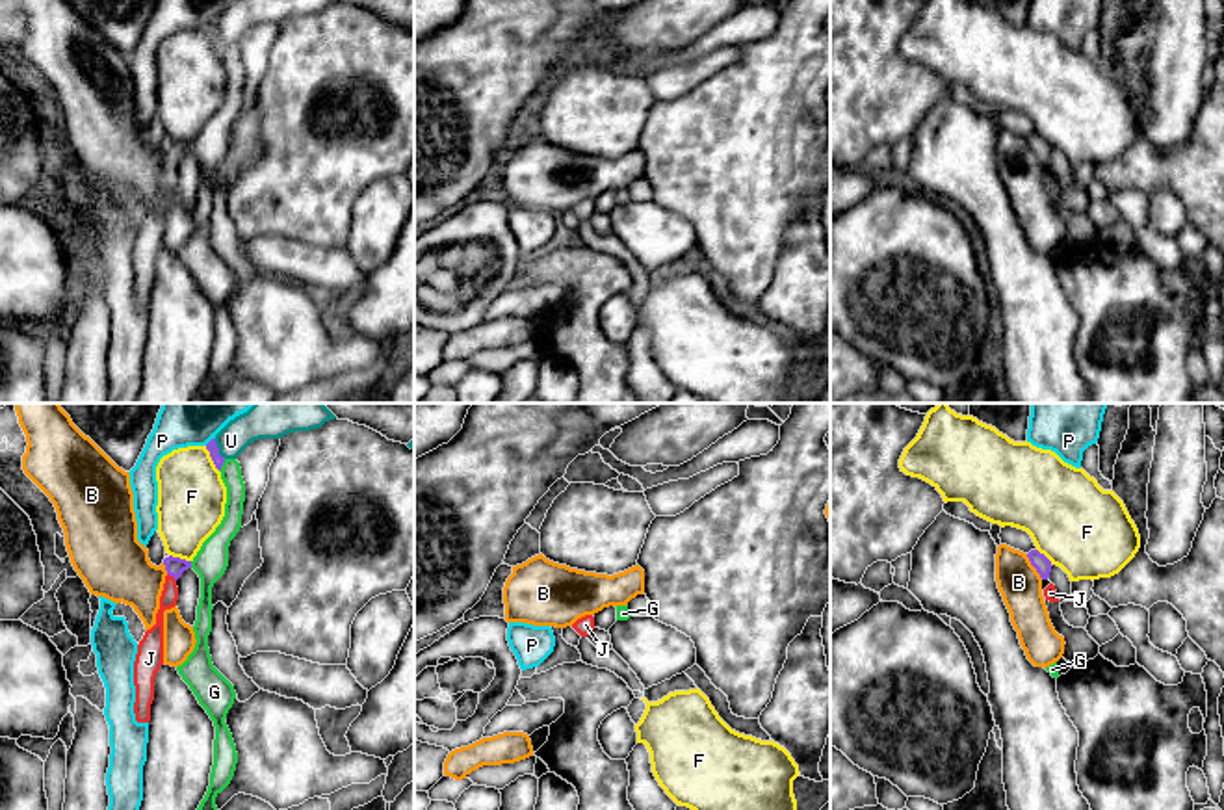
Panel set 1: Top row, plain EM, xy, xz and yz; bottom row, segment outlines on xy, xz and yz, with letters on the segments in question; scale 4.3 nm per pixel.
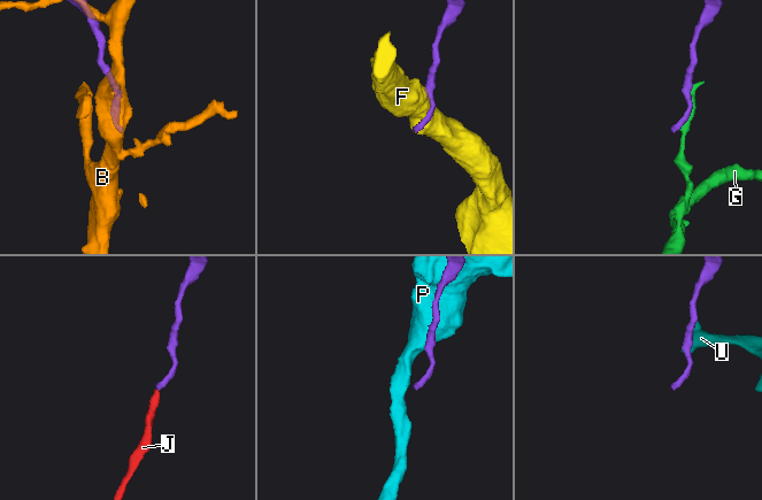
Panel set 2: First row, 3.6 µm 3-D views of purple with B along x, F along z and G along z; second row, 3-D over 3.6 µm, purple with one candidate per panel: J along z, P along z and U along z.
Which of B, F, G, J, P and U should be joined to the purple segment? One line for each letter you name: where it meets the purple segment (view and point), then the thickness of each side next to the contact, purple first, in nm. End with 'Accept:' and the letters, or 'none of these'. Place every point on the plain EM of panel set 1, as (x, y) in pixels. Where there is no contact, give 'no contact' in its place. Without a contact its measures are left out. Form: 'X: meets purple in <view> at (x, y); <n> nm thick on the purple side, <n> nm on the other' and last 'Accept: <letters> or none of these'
J: meets purple in xy at (171, 158); 80 nm thick on the purple side, 80 nm on the other
Accept: J

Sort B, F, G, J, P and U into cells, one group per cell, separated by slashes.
B / F / G / J / P / U

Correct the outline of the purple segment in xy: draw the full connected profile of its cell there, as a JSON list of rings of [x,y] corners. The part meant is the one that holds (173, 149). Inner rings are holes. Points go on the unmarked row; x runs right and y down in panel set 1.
[[[173,139],[165,141],[163,149],[167,160],[160,180],[156,208],[145,216],[143,223],[137,229],[137,238],[134,245],[134,297],[137,307],[150,305],[150,288],[154,284],[154,262],[160,251],[163,249],[163,195],[176,189],[176,163],[182,160],[184,154],[191,152],[191,145]]]

